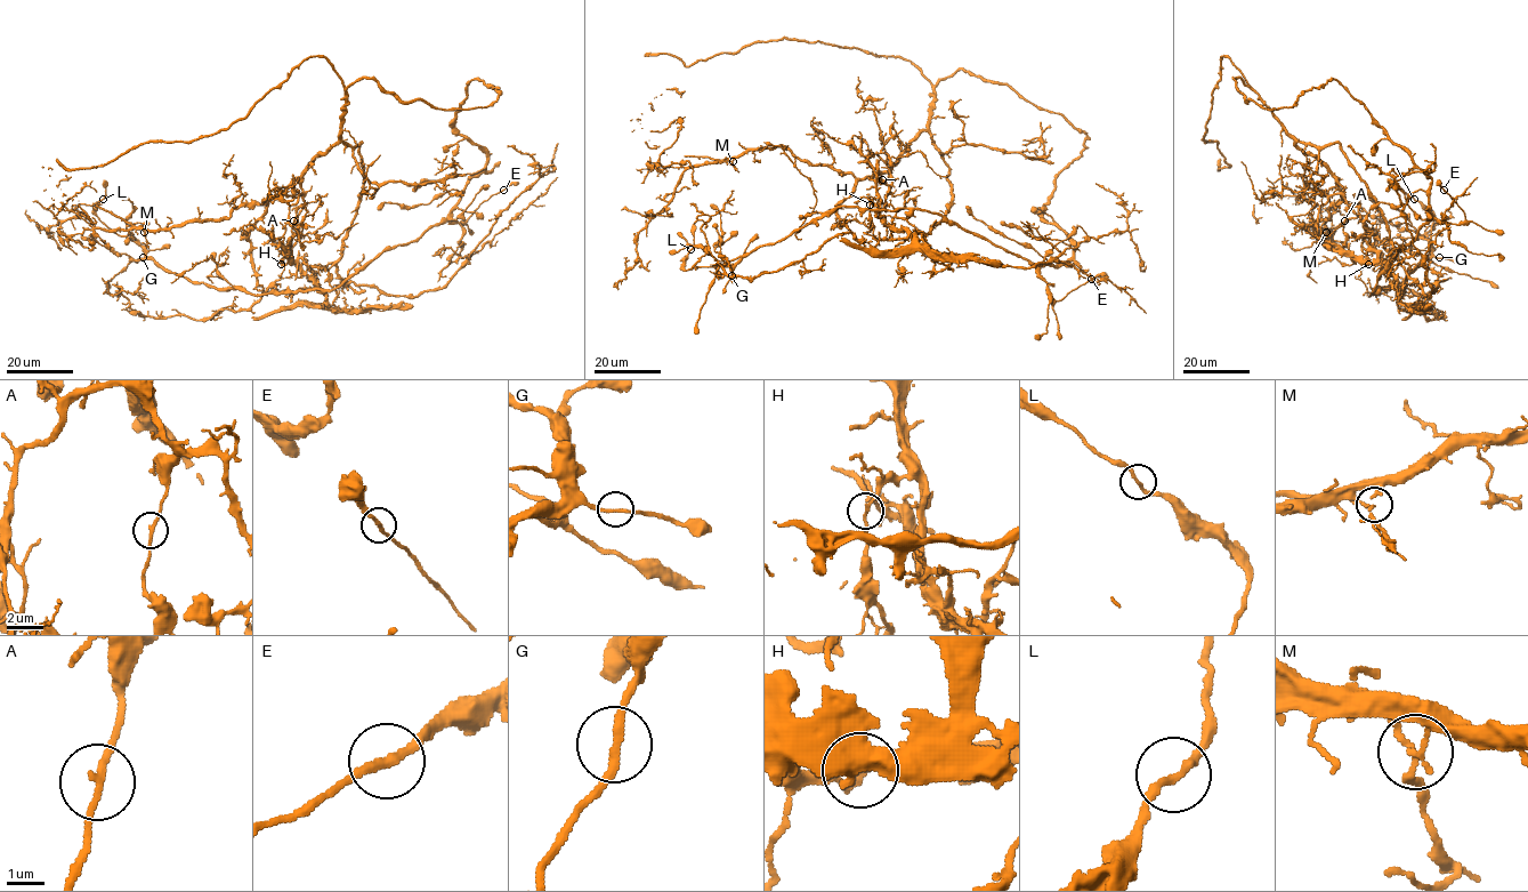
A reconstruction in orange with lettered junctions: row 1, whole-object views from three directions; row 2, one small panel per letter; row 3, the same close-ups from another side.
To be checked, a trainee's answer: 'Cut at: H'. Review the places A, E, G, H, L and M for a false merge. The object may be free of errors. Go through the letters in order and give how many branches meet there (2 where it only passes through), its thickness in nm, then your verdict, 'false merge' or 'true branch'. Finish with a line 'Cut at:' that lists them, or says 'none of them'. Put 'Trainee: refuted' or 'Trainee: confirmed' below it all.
A: branches 2; calibre 170 nm; true branch
E: branches 2; calibre 200 nm; true branch
G: branches 2; calibre 190 nm; true branch
H: branches 2; calibre 170 nm; false merge
L: branches 2; calibre 190 nm; true branch
M: branches 2; calibre 150 nm; true branch
Cut at: H
Trainee: confirmed

